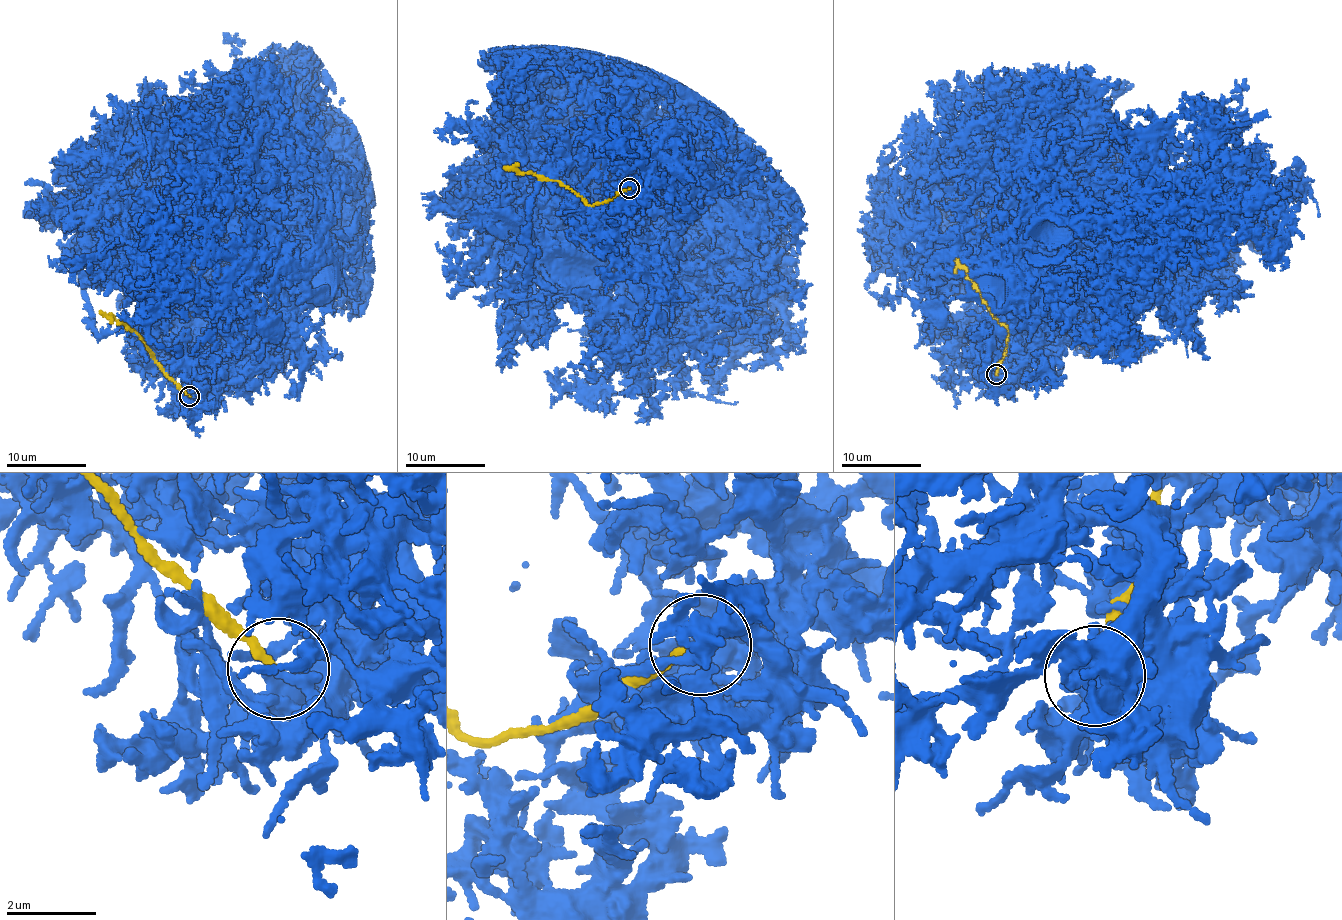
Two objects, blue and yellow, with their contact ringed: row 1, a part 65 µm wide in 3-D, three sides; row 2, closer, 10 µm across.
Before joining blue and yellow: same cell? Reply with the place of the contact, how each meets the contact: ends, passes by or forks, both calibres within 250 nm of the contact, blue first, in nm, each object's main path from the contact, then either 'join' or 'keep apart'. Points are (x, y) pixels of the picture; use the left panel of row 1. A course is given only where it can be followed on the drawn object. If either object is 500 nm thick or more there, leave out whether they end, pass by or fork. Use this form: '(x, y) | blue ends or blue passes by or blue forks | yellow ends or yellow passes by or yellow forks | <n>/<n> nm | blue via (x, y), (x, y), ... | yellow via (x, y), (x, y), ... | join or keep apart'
(189, 396) | blue ends | yellow ends | 220/180 nm | blue via (188, 398), (200, 393), (206, 360), (237, 293), (283, 122), (276, 91), (236, 61), (235, 41), (224, 32) | yellow via (189, 397), (166, 375), (139, 336), (99, 311) | keep apart

